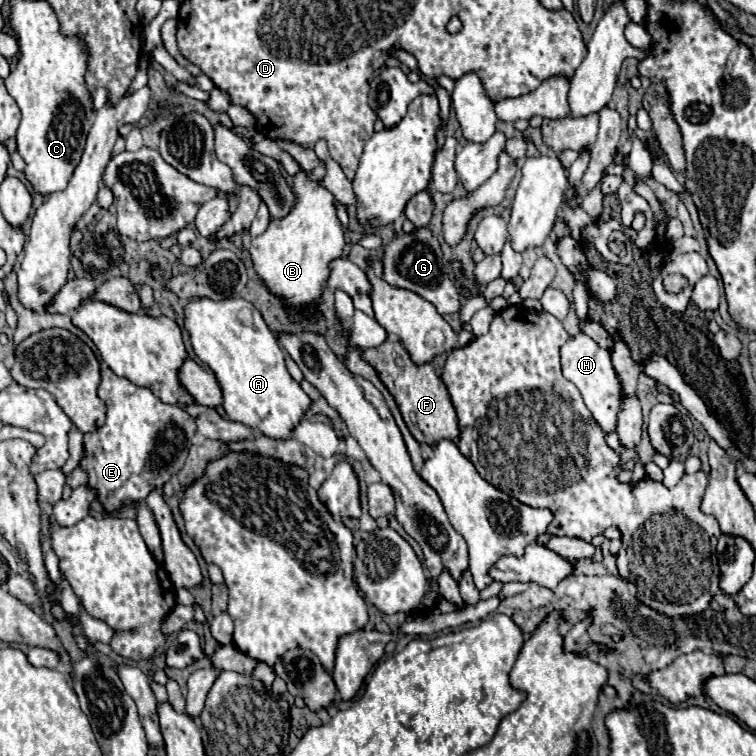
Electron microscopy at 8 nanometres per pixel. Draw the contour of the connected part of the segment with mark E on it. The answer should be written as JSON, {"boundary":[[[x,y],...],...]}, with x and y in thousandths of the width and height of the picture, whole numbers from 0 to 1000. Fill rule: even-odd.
{"boundary":[[[135,480],[132,525],[140,530],[140,560],[130,570],[111,575],[114,604],[106,618],[119,628],[119,642],[130,647],[130,663],[151,676],[167,663],[190,663],[201,647],[212,647],[228,626],[235,626],[259,575],[259,560],[238,536],[214,533],[198,515],[183,512],[156,499]]]}

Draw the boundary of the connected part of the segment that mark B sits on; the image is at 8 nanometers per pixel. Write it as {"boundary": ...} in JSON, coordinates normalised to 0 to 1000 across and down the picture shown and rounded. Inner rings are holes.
{"boundary":[[[365,184],[365,192],[384,202],[389,213],[397,218],[397,226],[386,231],[386,253],[392,255],[392,271],[386,271],[384,282],[373,287],[370,292],[360,290],[354,303],[333,316],[333,345],[336,356],[341,358],[344,369],[352,374],[352,380],[373,393],[378,403],[402,409],[410,401],[418,401],[426,388],[426,377],[434,369],[434,345],[452,337],[458,319],[452,295],[444,284],[442,258],[429,250],[426,239],[413,239],[410,229],[421,218],[421,208],[415,197],[392,192],[389,187]]]}

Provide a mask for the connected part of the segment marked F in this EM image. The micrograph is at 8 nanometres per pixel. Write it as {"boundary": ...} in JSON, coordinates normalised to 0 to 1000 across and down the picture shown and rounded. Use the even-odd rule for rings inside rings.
{"boundary":[[[516,446],[508,456],[497,462],[484,462],[479,467],[481,478],[487,478],[495,491],[500,493],[503,504],[511,509],[511,515],[519,520],[542,573],[550,583],[577,589],[582,581],[606,581],[606,557],[598,538],[598,530],[593,525],[593,515],[585,504],[585,499],[577,493],[577,485],[571,480],[550,483],[540,464],[532,459],[529,448]]]}

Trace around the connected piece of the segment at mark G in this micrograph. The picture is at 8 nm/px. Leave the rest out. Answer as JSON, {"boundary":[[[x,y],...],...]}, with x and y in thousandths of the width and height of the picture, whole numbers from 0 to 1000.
{"boundary":[[[548,303],[542,311],[524,313],[519,321],[508,327],[505,343],[508,343],[508,369],[516,377],[553,388],[556,393],[569,398],[582,417],[608,414],[611,409],[608,388],[593,364],[593,348],[585,337],[585,329],[566,303]]]}

